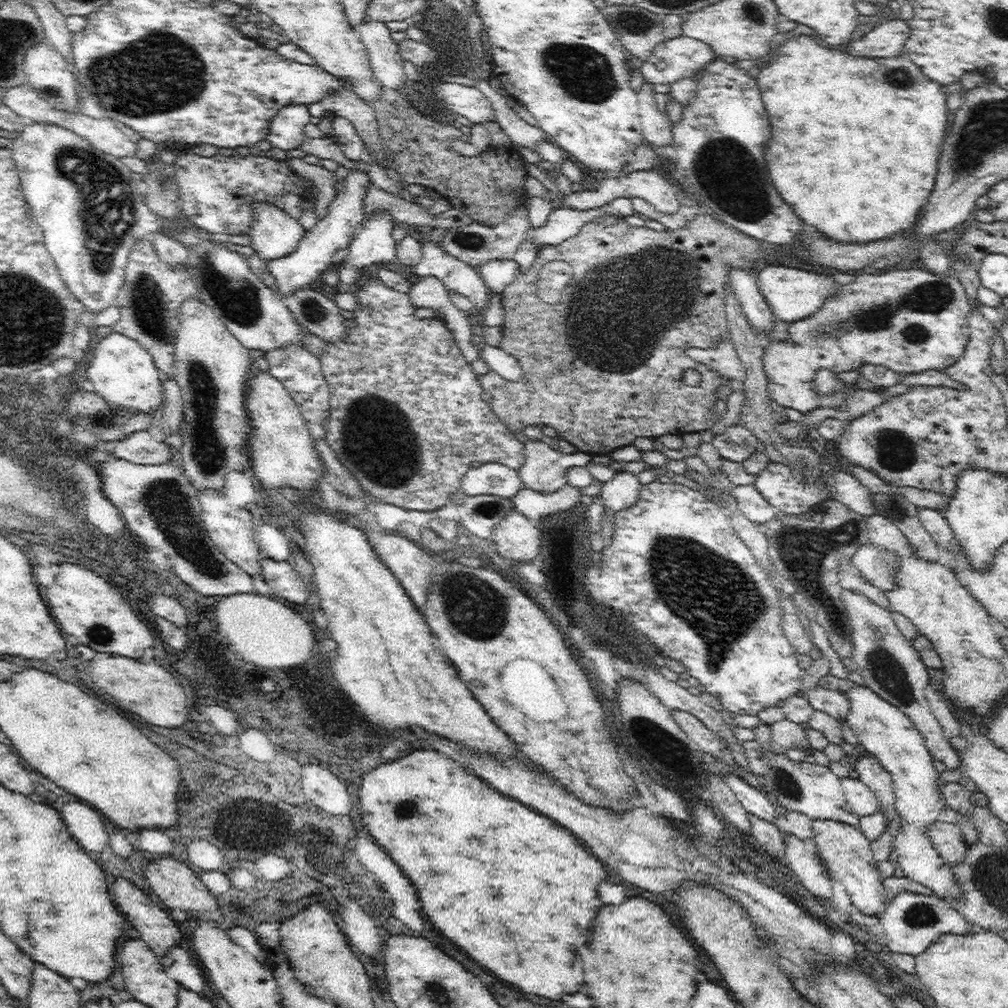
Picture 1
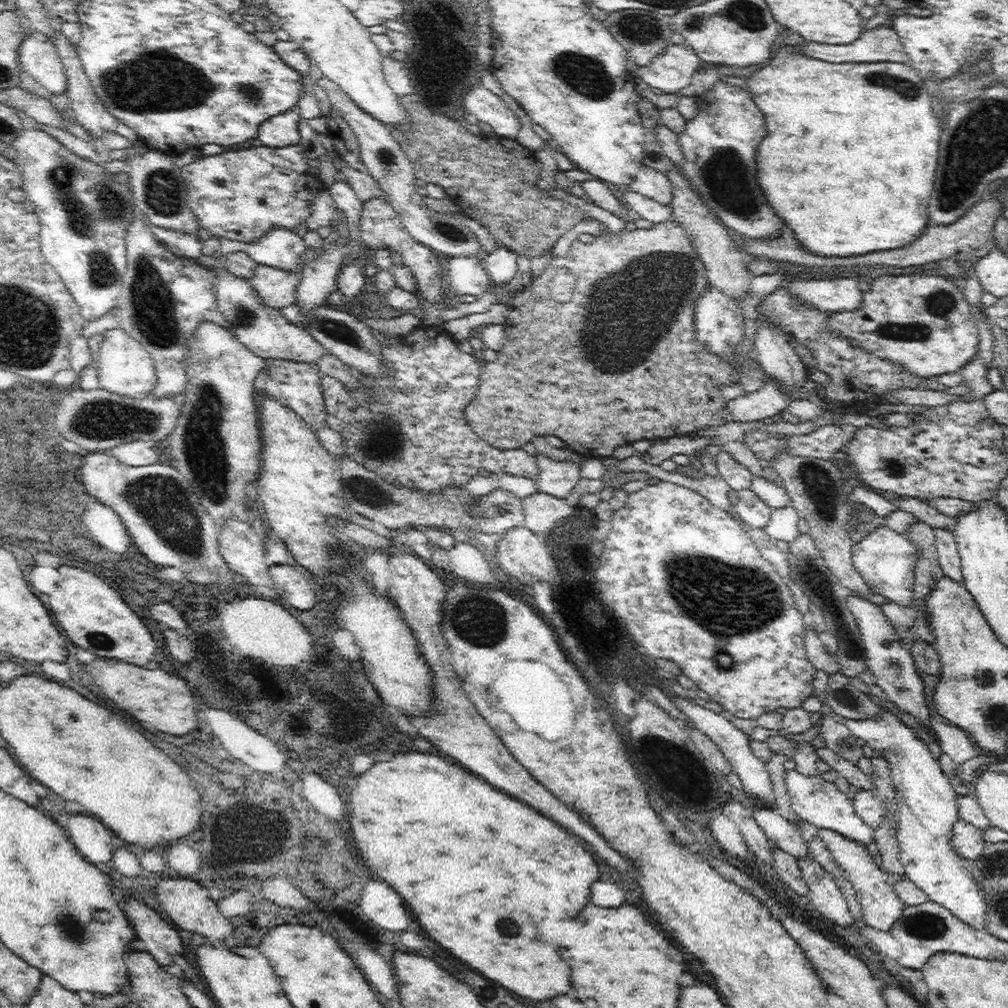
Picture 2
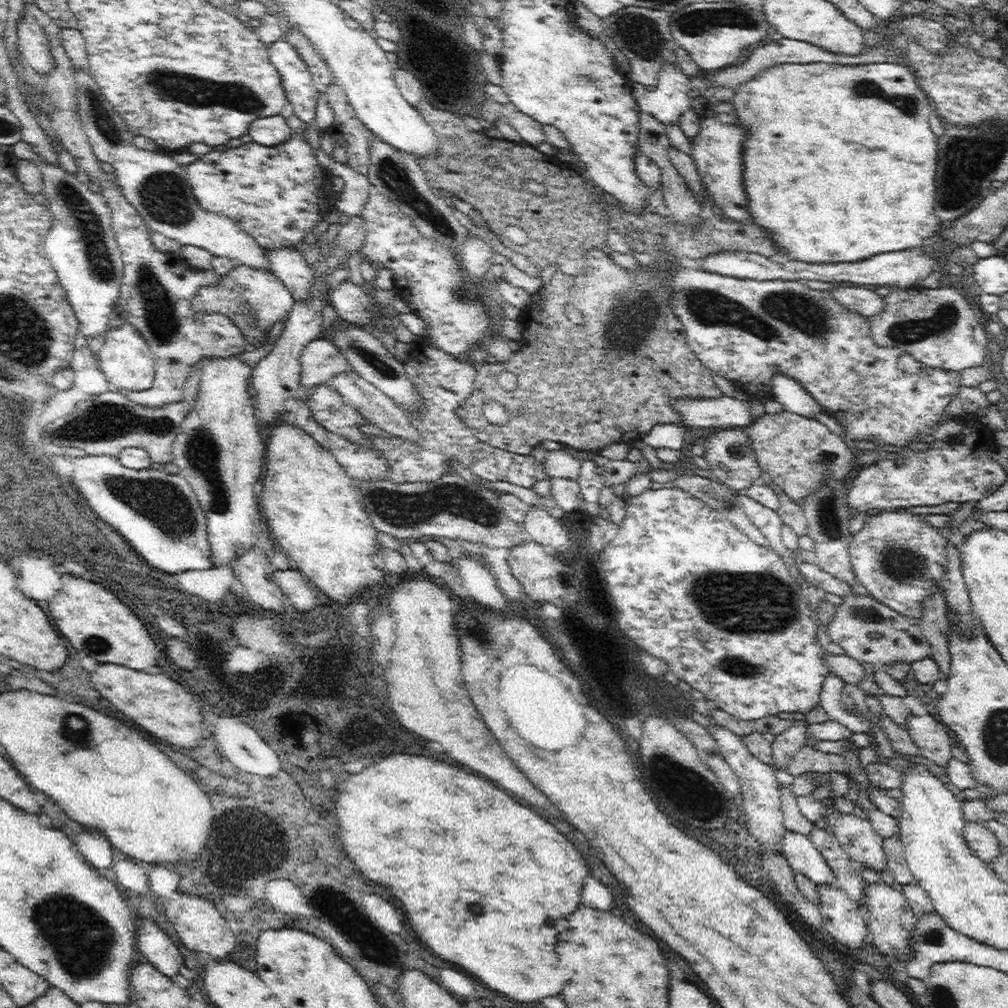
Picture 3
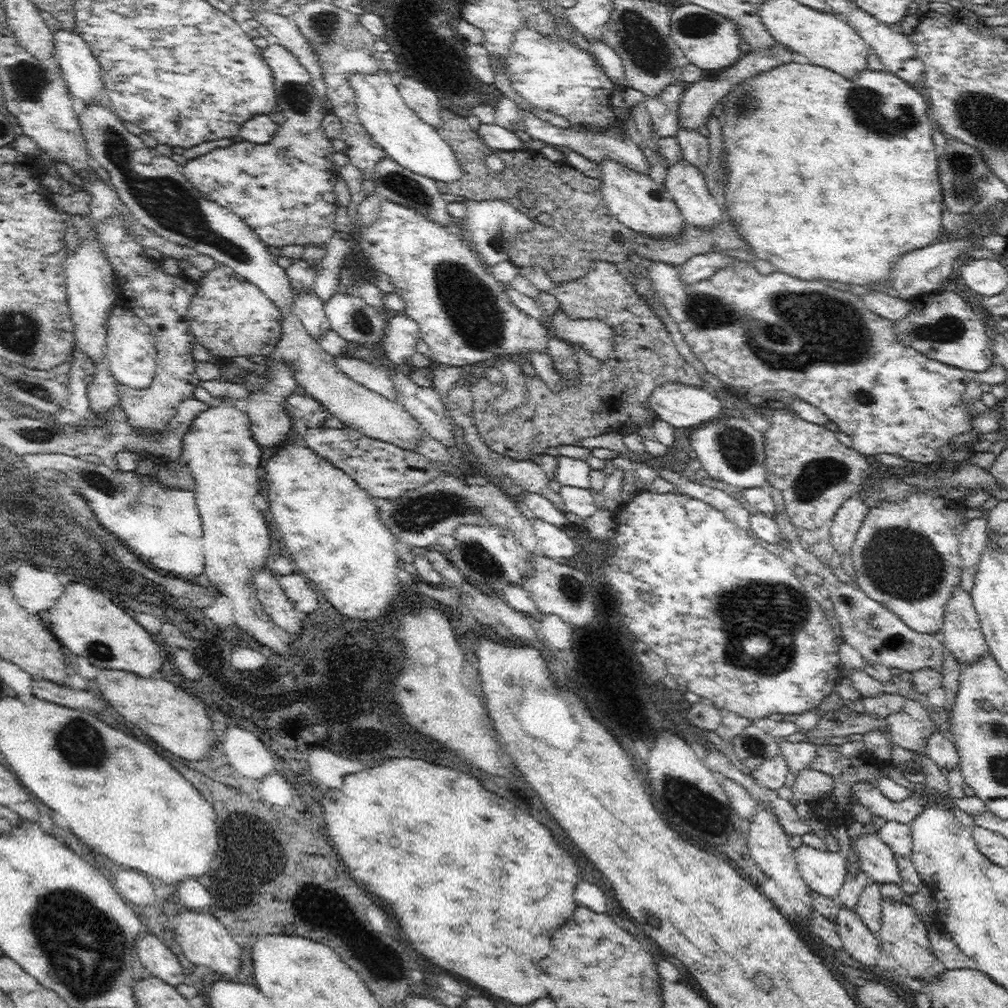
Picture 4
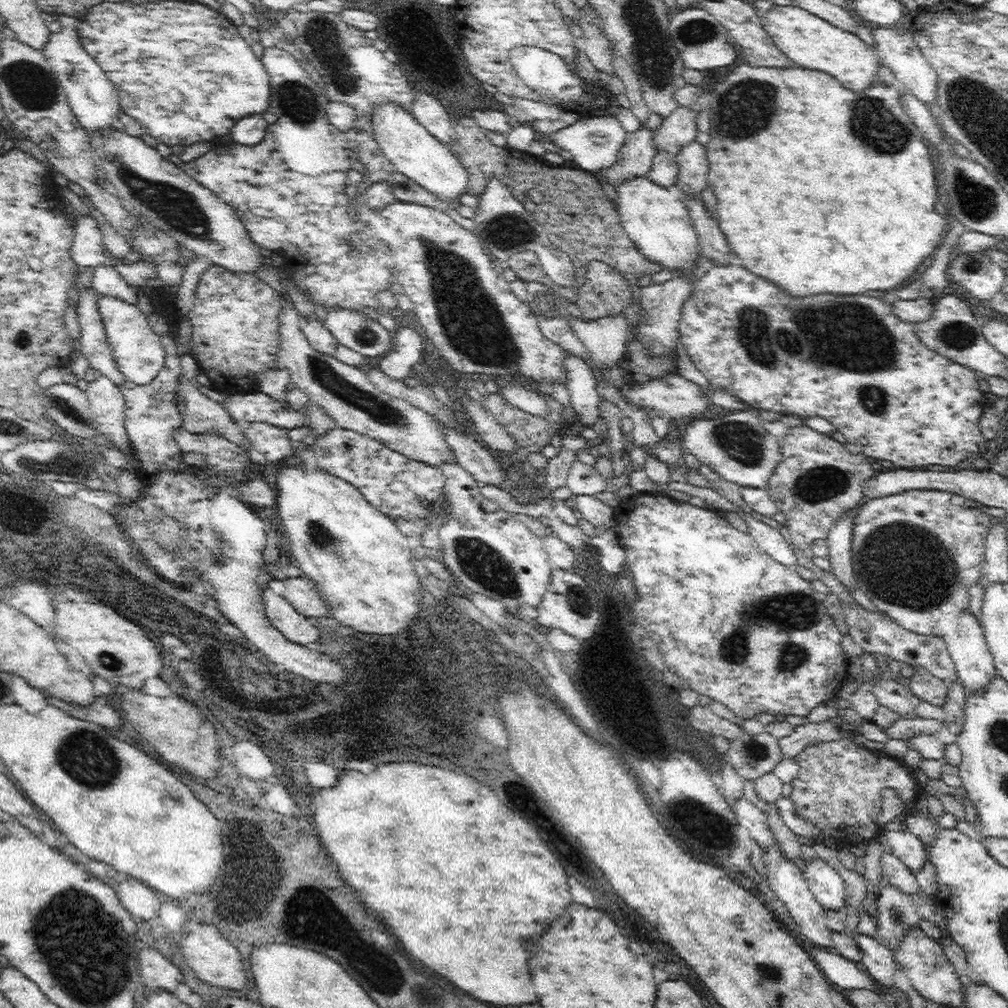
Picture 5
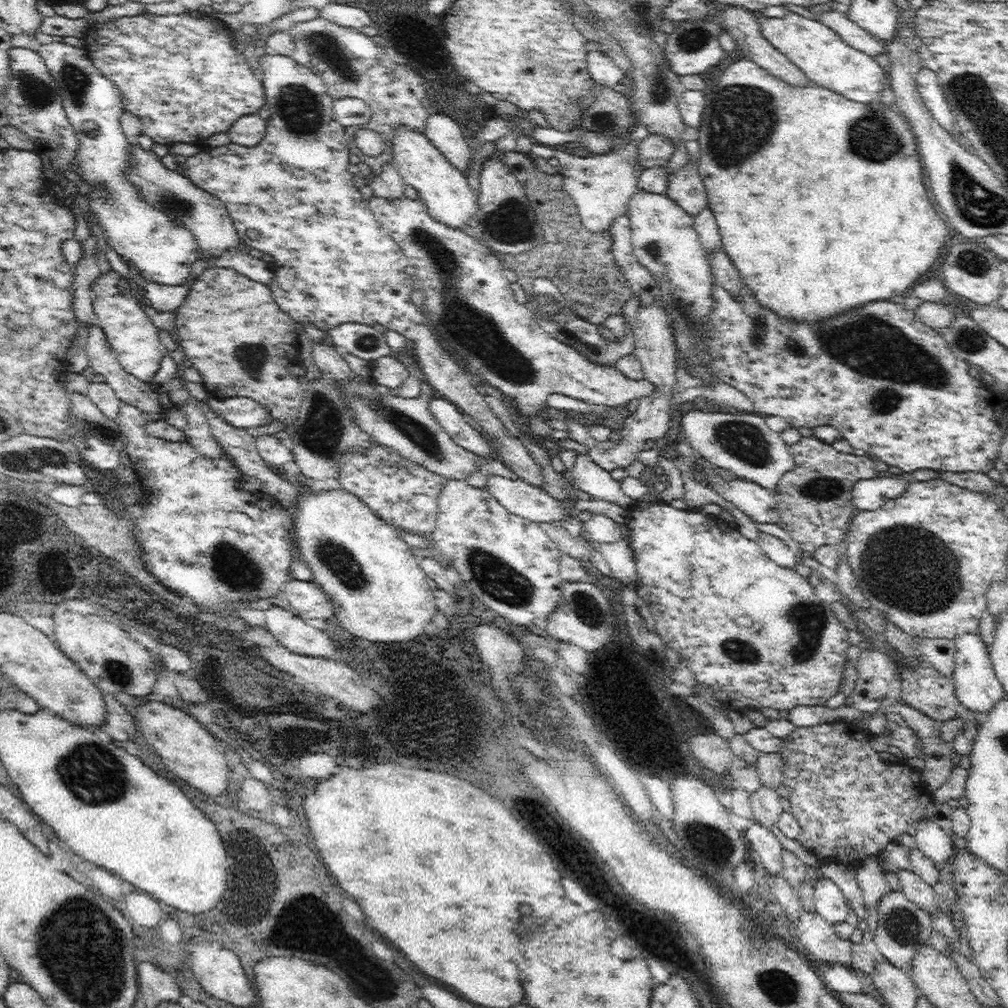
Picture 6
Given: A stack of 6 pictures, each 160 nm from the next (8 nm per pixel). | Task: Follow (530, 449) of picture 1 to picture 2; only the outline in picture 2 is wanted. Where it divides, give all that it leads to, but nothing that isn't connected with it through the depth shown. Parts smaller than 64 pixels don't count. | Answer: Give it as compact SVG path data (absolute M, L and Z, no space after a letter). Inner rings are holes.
M536 455L540 475L536 478L537 490L558 498L566 498L580 480L581 466L568 459L568 462L557 462L548 456Z

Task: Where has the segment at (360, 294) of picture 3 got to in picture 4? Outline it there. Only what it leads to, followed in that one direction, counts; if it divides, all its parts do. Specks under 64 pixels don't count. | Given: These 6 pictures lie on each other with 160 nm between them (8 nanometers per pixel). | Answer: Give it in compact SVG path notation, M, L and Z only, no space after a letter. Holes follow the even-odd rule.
M334 294L328 302L323 304L323 309L330 323L332 331L336 331L349 347L372 346L385 339L388 326L388 318L380 315L374 307L366 304L361 297L352 295Z

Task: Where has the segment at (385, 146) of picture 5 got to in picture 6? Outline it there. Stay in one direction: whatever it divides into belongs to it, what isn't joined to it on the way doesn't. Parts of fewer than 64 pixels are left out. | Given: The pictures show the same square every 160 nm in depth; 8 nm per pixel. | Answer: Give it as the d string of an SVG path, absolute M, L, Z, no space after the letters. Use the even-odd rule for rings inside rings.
M402 127L395 136L393 160L405 184L416 189L431 219L450 230L462 231L468 226L468 220L476 217L479 209L478 196L468 187L465 175L454 169L425 135Z

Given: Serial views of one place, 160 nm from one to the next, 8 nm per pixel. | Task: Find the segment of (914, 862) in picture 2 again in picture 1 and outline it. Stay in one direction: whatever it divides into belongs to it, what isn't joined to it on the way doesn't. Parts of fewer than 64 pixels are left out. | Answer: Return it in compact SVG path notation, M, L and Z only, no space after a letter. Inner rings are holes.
M854 685L848 692L850 712L846 718L848 726L852 728L864 746L867 754L876 757L883 767L891 774L895 796L897 815L901 817L901 826L894 836L893 850L898 854L898 864L908 880L930 888L932 894L952 902L959 897L960 885L944 857L934 847L930 837L930 828L937 823L945 806L942 786L937 783L940 772L933 765L933 756L926 746L923 736L915 724L896 706L886 702L871 688Z

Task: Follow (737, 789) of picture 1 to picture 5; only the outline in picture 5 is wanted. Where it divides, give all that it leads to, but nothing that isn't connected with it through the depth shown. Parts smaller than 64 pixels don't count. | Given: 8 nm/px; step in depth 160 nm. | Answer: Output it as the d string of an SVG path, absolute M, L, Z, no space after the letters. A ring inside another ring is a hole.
M814 859L804 870L805 881L824 911L846 908L847 886L826 862Z

